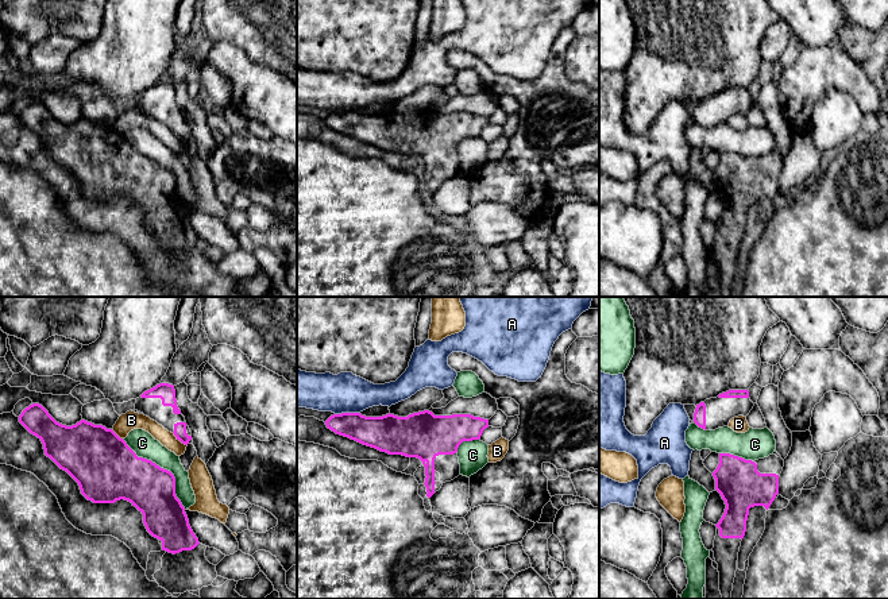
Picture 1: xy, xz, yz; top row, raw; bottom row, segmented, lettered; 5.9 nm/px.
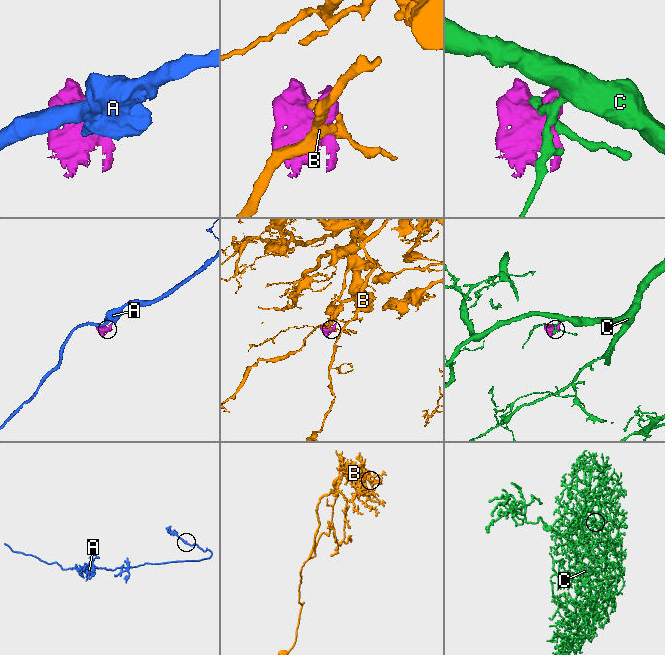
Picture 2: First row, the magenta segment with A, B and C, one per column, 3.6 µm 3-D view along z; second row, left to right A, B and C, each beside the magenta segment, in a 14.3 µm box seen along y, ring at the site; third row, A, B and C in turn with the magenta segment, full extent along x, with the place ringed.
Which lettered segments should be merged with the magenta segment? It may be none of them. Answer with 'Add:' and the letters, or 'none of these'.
Add: none of these

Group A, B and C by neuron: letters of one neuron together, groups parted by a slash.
A / B / C

